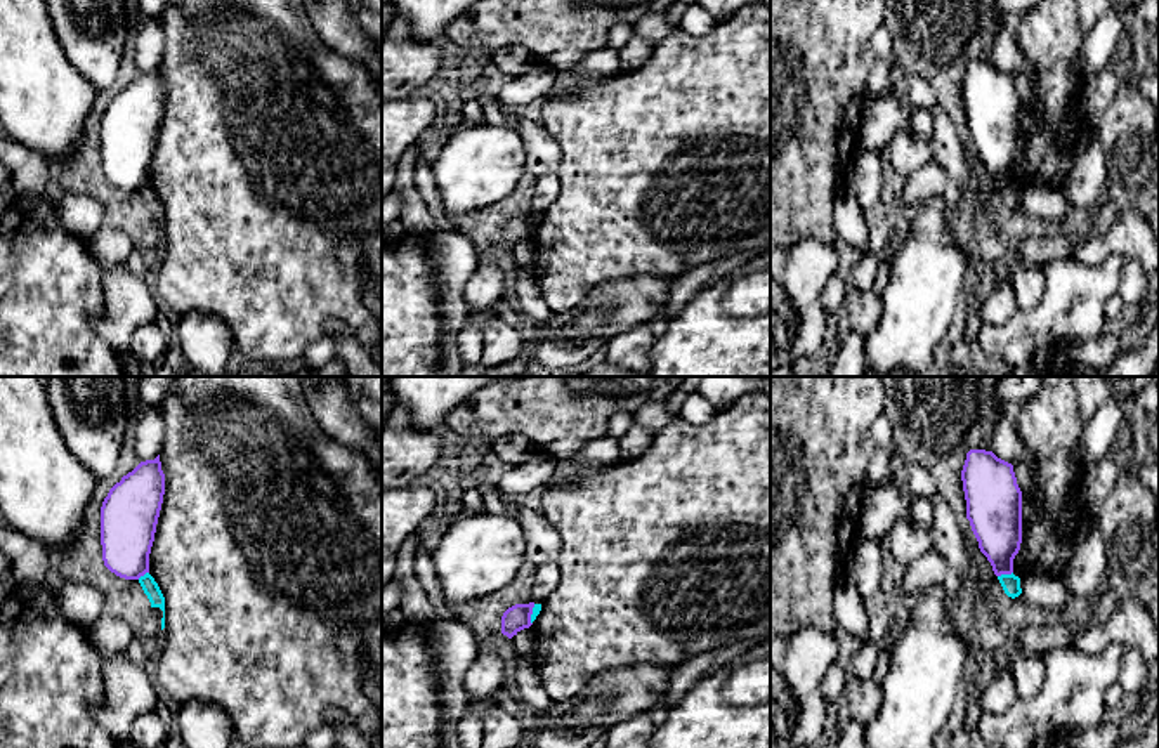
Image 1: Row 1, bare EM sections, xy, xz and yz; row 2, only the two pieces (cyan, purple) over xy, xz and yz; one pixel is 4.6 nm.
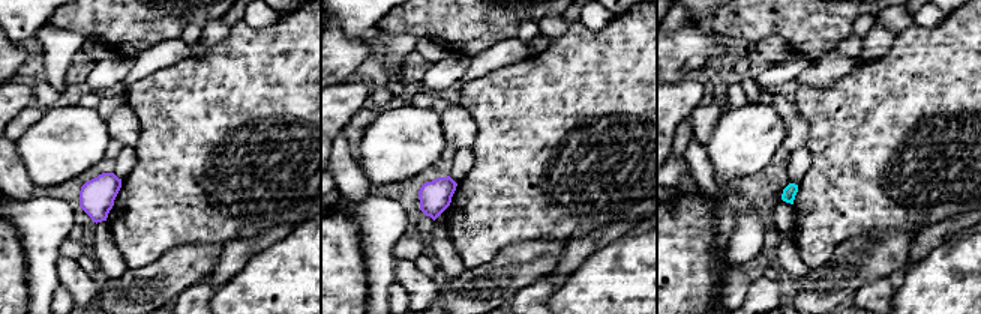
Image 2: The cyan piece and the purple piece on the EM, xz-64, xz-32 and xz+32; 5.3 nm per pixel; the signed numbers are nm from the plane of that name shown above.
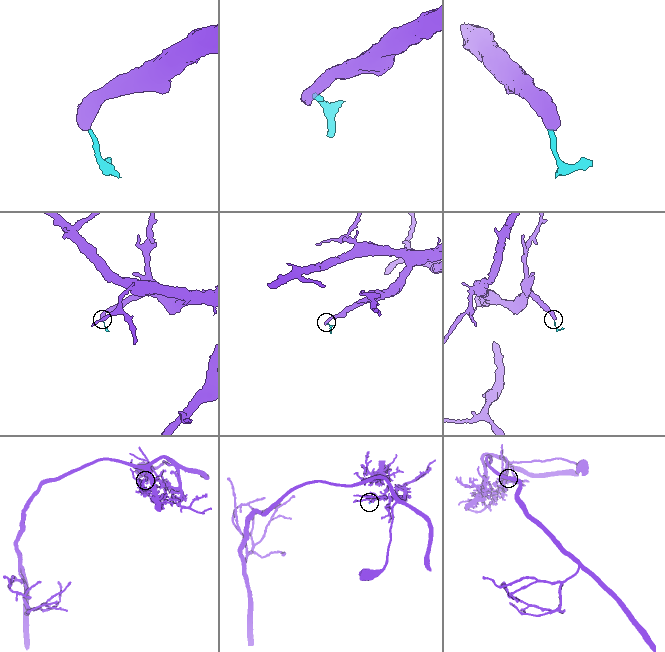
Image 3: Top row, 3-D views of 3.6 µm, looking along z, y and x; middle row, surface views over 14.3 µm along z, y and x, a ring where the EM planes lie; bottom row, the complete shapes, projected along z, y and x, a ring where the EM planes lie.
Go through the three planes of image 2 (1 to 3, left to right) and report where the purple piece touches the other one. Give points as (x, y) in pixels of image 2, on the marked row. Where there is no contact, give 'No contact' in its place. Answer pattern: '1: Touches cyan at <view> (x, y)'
1: No contact
2: No contact
3: No contact

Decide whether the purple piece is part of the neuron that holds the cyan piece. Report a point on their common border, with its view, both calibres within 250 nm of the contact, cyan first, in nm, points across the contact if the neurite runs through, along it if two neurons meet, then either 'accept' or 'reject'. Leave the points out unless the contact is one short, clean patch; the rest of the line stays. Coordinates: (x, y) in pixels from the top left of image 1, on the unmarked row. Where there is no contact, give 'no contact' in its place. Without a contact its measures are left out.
yz (1005, 186) | 90/240 nm | along yz (1012, 183), (998, 188) | reject

